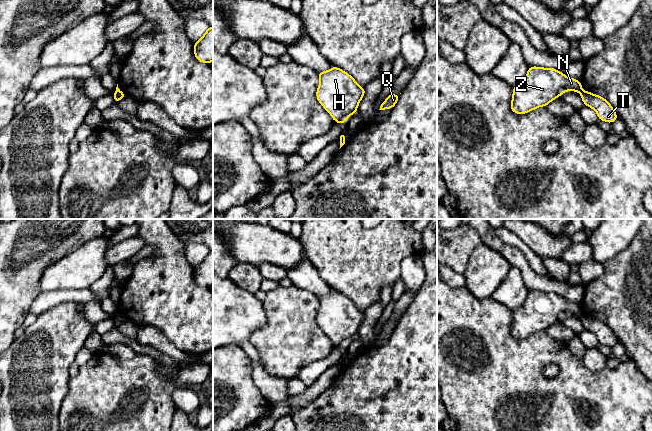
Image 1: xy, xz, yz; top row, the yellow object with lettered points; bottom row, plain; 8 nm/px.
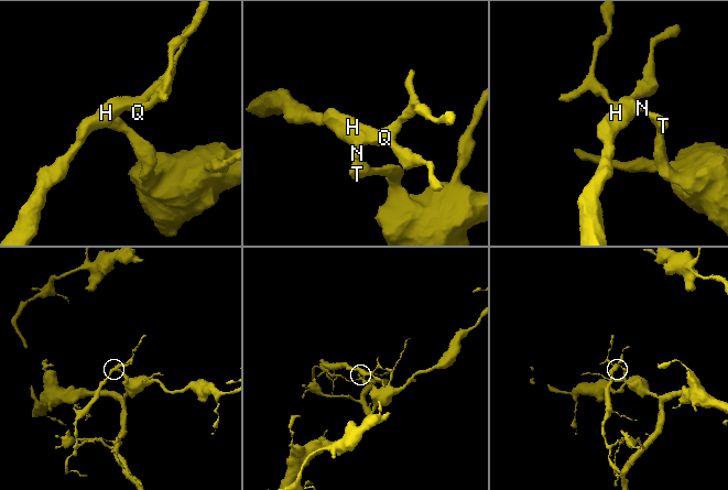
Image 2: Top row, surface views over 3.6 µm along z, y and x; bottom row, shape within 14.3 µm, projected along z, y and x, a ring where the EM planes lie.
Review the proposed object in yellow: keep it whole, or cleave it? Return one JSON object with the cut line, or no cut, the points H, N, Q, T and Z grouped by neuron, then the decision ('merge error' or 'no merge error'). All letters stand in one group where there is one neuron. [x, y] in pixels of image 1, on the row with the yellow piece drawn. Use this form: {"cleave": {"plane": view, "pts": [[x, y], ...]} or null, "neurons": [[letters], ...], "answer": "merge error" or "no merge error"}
{"cleave": {"plane": "yz", "pts": [[582, 89], [580, 93]]}, "neurons": [["H", "N", "Q", "Z"], ["T"]], "answer": "merge error"}

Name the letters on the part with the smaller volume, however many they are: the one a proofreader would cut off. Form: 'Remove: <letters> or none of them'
Remove: H, N, Q, Z

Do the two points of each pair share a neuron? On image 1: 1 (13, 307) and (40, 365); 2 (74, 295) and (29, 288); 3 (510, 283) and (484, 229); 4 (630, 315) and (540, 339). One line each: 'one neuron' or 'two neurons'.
1: two neurons
2: two neurons
3: two neurons
4: two neurons

